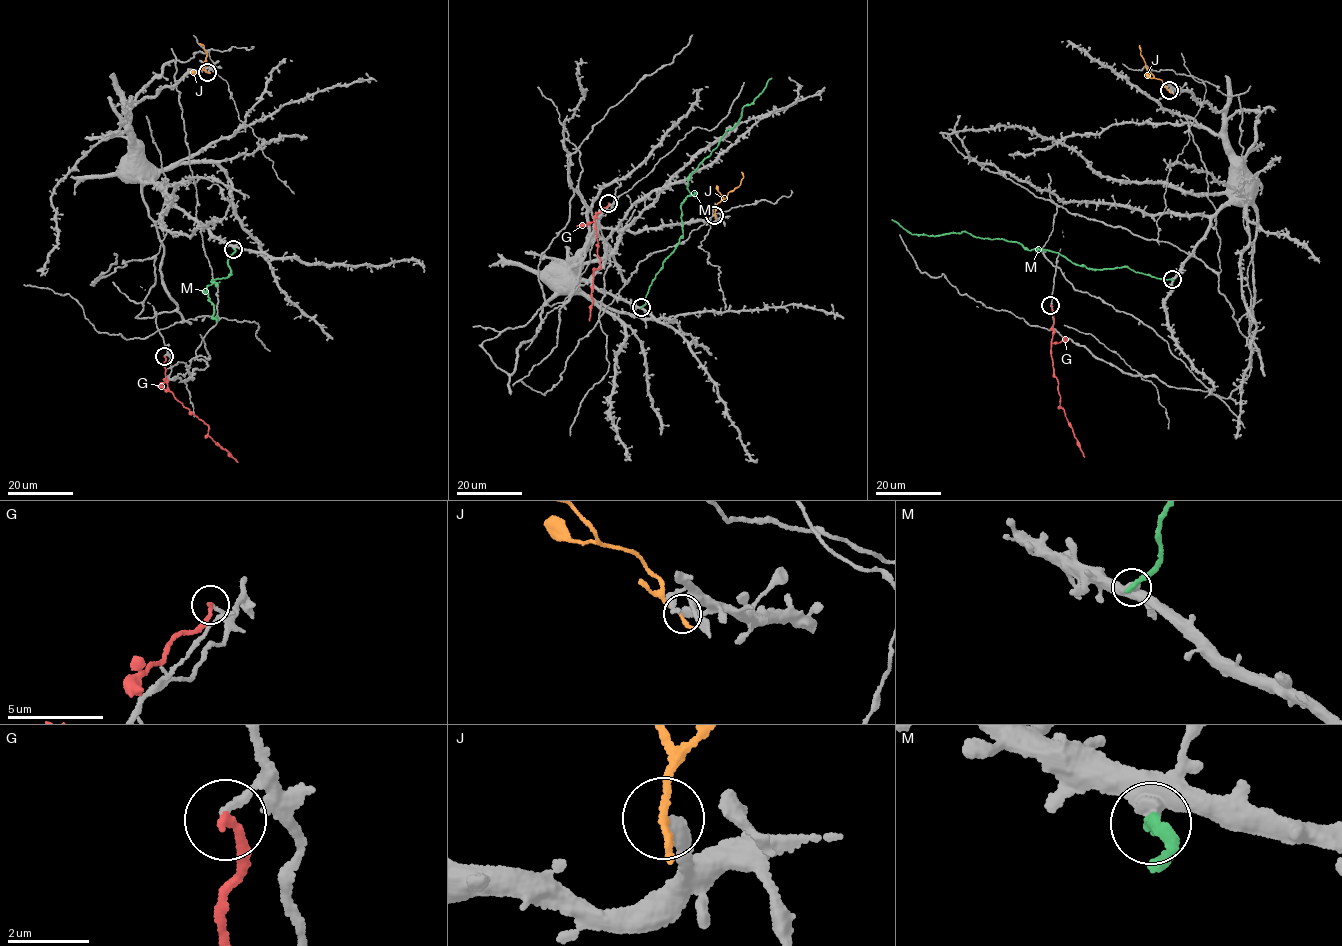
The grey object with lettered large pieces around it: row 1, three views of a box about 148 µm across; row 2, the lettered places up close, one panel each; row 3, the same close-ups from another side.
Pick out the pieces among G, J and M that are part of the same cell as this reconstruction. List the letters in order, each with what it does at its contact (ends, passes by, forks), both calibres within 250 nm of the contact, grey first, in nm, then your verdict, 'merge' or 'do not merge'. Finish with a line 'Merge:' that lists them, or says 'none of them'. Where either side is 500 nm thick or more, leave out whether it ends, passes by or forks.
G: it ends; calibres 170 and 200 nm; do not merge
J: it ends; calibres 380 and 240 nm; do not merge
M: it ends; calibres 360 and 320 nm; do not merge
Merge: none of them

